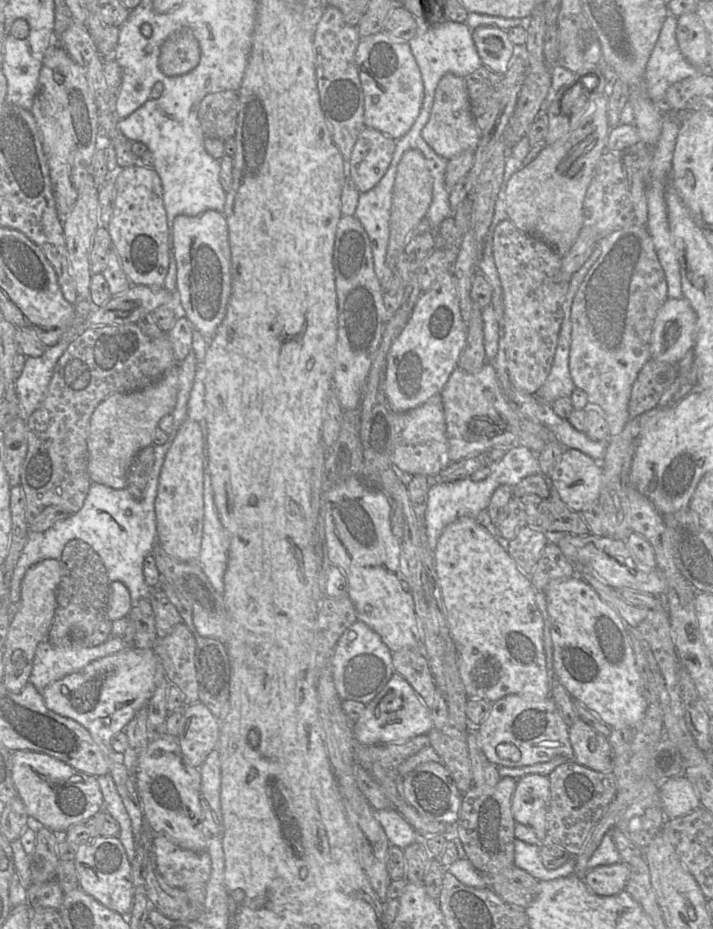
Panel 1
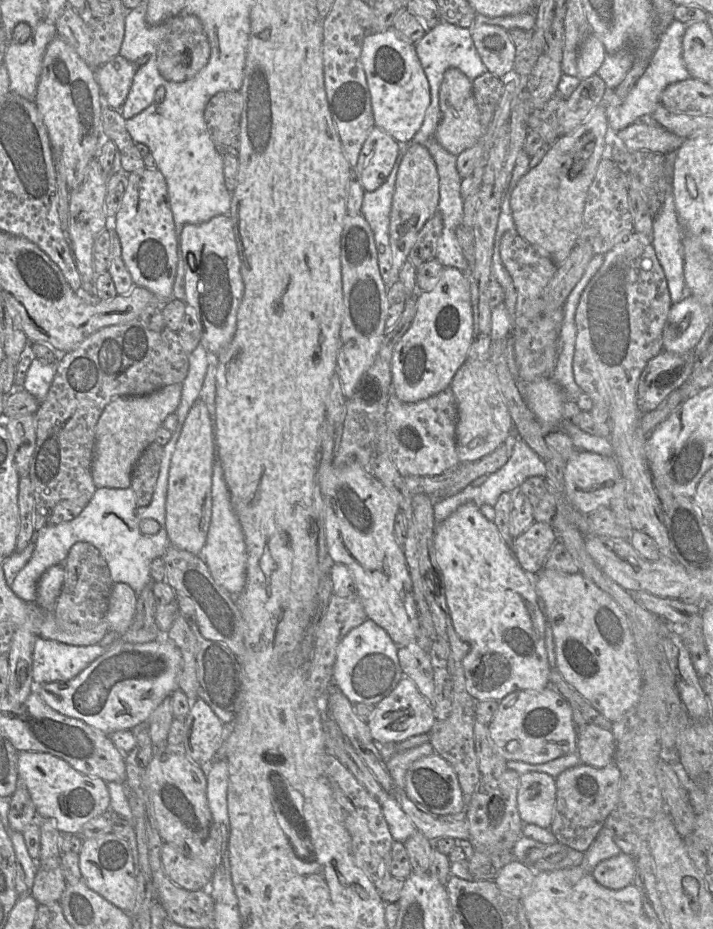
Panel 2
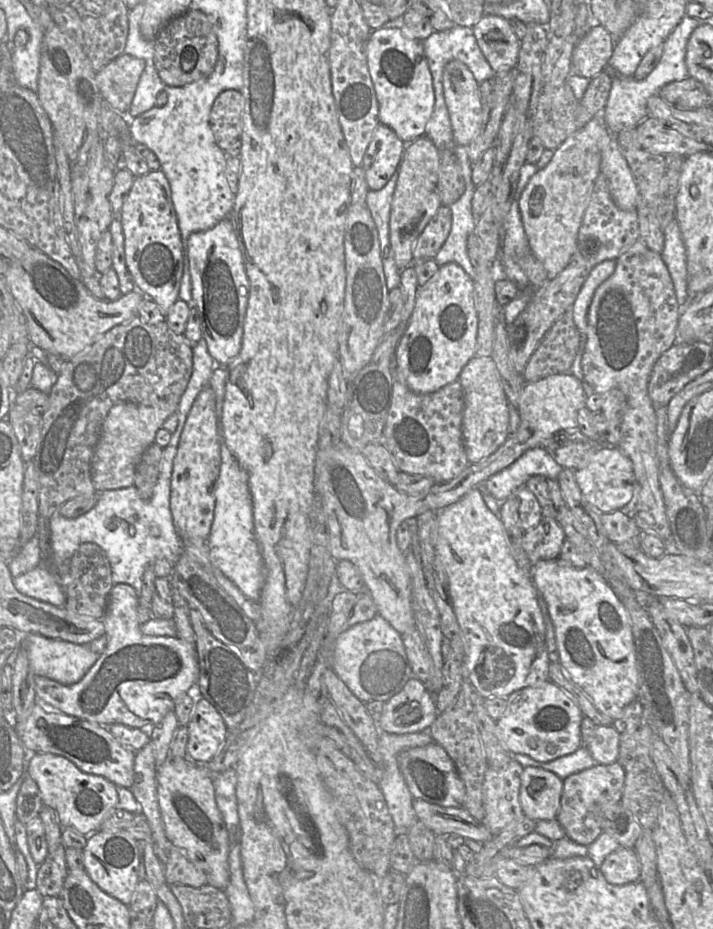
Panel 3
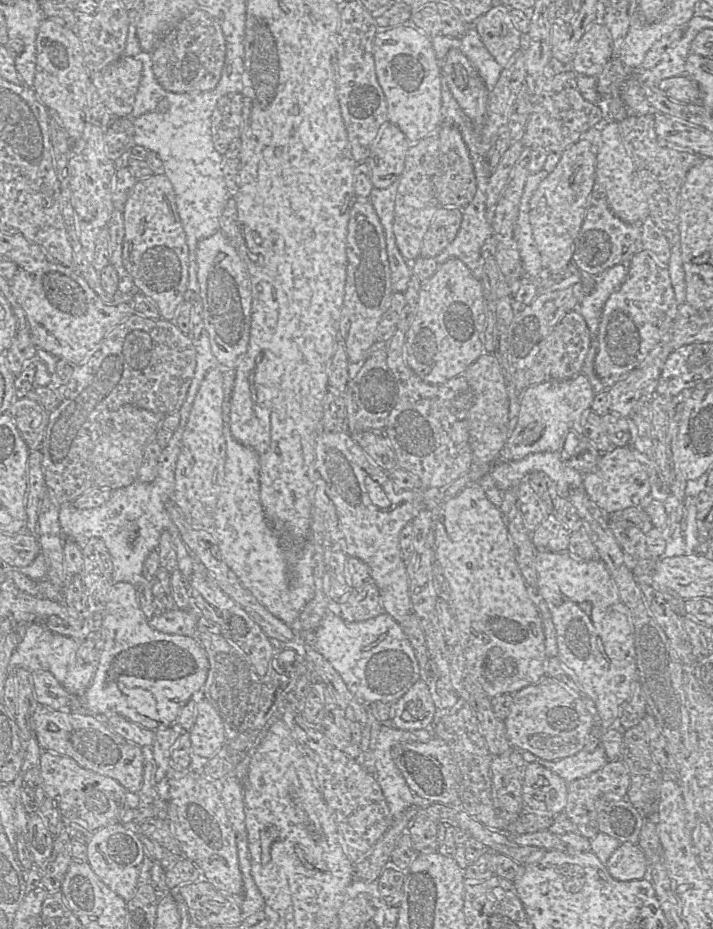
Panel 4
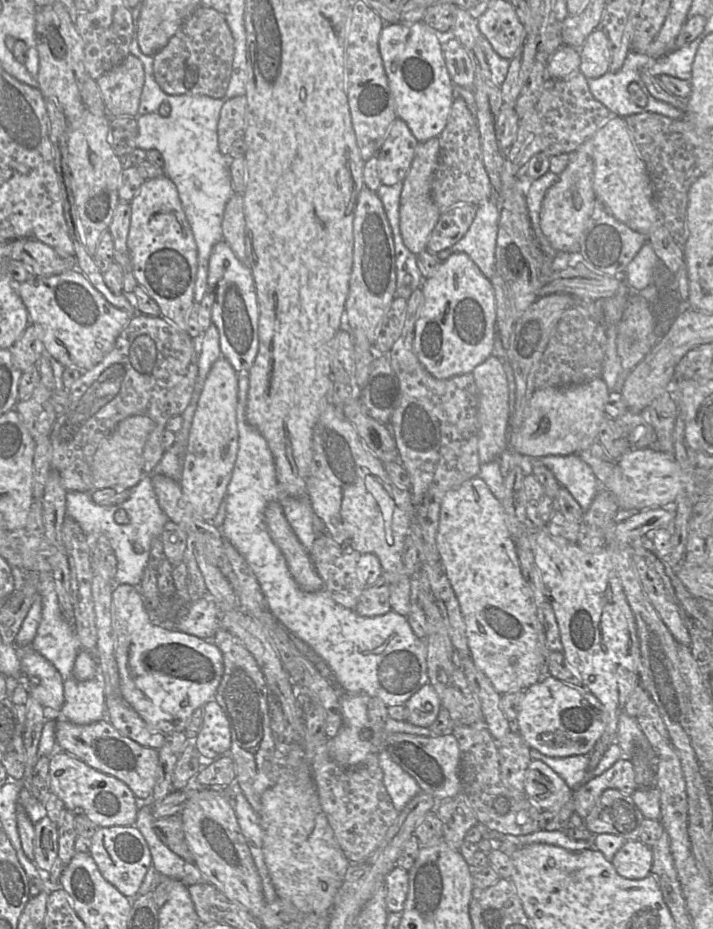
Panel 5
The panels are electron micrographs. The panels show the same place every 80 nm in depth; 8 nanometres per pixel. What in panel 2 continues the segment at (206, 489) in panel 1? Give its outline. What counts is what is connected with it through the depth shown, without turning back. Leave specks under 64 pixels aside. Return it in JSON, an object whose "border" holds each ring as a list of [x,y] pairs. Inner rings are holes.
{"border":[[[219,460],[213,466],[212,476],[212,516],[206,543],[200,556],[207,564],[217,584],[232,596],[241,594],[246,584],[247,552],[245,536],[240,522],[232,507],[230,493],[224,480],[223,469]]]}

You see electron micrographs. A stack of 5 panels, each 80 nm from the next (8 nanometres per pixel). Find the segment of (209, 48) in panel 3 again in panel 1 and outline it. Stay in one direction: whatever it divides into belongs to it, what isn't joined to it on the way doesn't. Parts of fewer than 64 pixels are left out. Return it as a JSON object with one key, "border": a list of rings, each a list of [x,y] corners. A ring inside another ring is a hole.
{"border":[[[183,29],[168,37],[160,47],[158,66],[168,76],[180,76],[195,69],[200,62],[200,46],[190,30]]]}

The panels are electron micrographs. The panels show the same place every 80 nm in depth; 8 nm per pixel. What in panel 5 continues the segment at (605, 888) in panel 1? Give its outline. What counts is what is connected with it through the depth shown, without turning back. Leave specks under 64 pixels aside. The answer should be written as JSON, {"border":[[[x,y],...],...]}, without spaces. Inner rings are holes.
{"border":[[[629,840],[615,853],[611,863],[616,872],[626,879],[643,879],[651,874],[652,848],[640,840]]]}

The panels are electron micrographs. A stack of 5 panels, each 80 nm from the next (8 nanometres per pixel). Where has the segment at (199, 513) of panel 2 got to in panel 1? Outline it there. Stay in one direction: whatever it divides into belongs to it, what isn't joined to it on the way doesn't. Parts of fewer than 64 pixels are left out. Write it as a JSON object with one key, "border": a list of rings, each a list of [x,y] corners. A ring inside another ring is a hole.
{"border":[[[187,417],[165,456],[154,504],[157,542],[168,555],[180,561],[197,561],[200,555],[205,468],[205,444],[200,424]]]}

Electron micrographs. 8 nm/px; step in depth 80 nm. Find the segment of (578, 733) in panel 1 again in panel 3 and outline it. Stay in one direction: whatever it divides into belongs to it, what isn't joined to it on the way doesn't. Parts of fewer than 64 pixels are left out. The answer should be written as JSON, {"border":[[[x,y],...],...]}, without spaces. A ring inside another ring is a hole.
{"border":[[[596,726],[587,744],[593,759],[599,765],[611,764],[618,759],[620,734],[612,726]]]}

